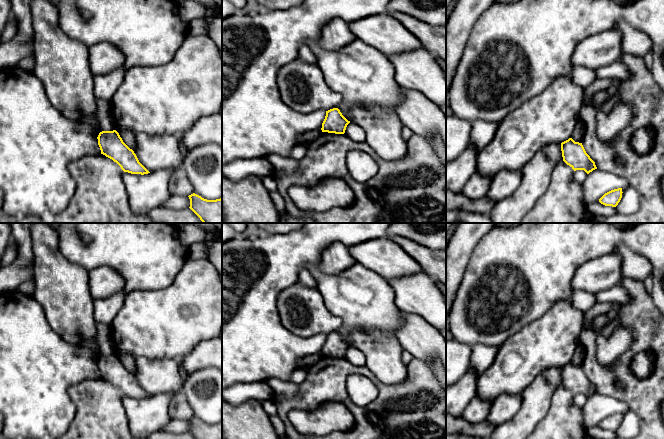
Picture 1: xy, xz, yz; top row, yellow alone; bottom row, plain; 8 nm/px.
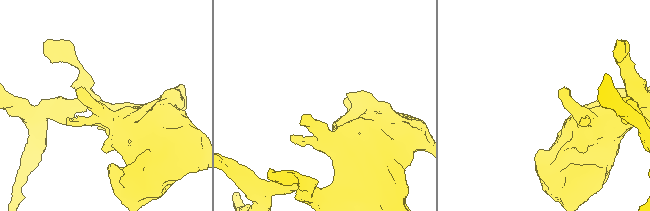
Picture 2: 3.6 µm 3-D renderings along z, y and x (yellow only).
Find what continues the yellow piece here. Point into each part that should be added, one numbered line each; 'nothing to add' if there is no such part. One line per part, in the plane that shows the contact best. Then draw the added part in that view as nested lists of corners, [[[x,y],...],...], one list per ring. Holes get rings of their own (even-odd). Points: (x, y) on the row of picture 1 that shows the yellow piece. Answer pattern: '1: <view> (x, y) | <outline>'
nothing to add

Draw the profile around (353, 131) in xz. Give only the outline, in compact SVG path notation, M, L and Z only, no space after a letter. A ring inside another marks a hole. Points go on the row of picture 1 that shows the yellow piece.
M350 122L347 125L344 134L356 142L365 142L366 141L365 131L360 126L356 125L353 122Z

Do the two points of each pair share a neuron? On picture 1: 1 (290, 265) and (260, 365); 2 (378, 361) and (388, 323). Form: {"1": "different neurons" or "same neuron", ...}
{"1": "same neuron", "2": "different neurons"}

